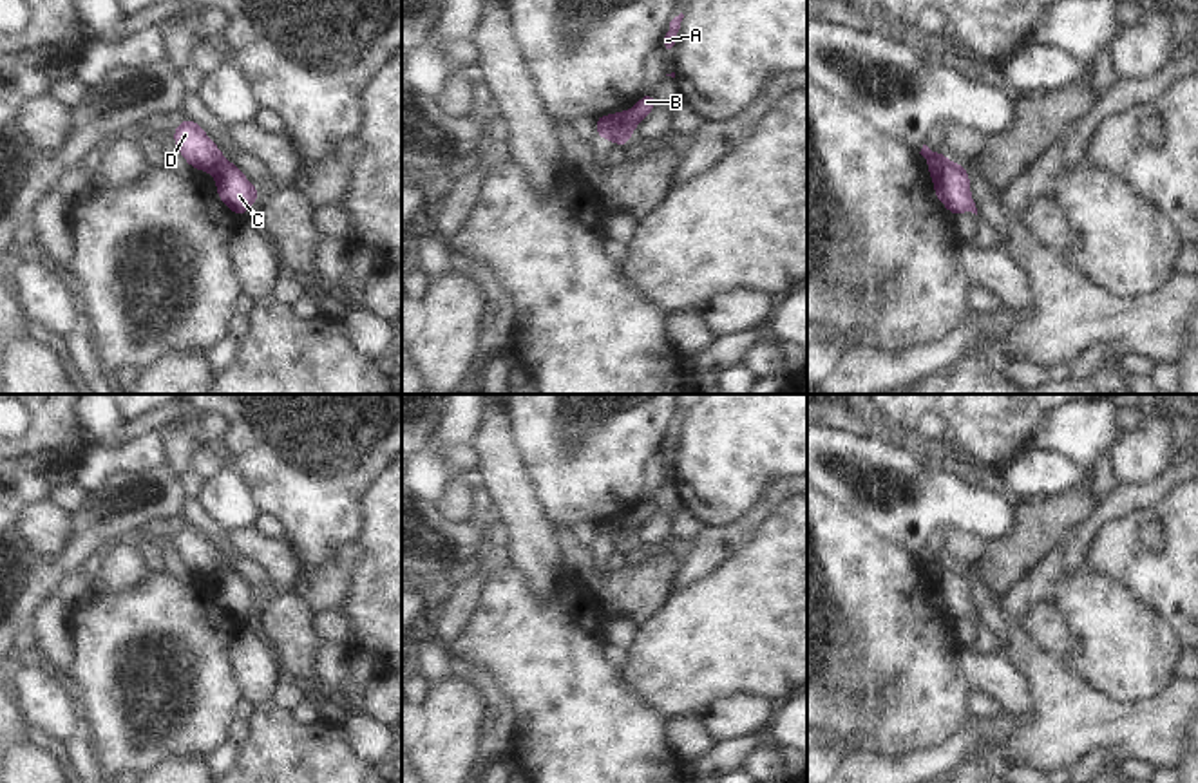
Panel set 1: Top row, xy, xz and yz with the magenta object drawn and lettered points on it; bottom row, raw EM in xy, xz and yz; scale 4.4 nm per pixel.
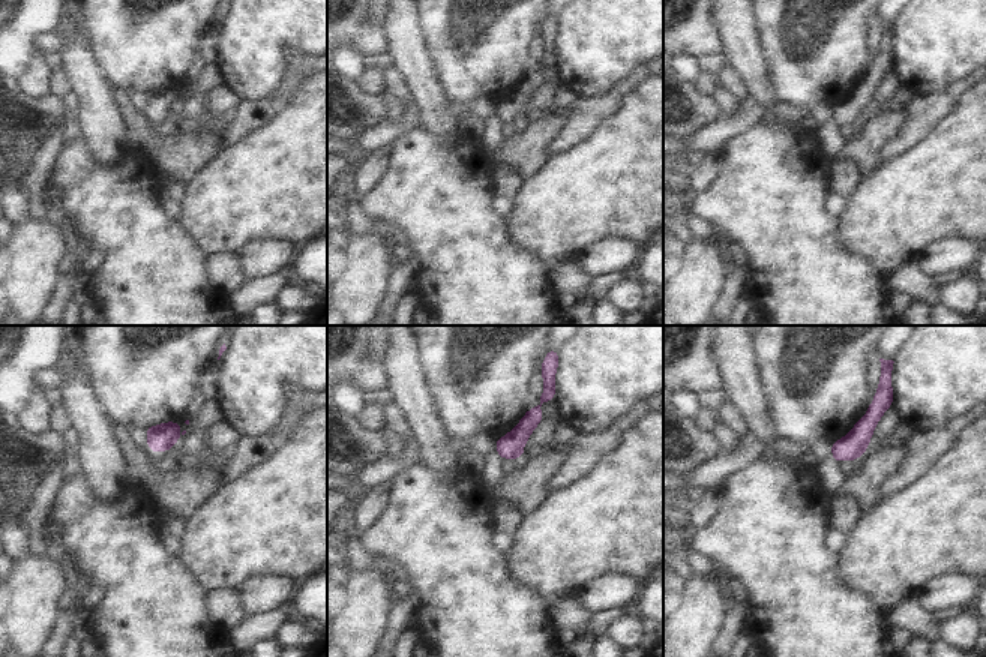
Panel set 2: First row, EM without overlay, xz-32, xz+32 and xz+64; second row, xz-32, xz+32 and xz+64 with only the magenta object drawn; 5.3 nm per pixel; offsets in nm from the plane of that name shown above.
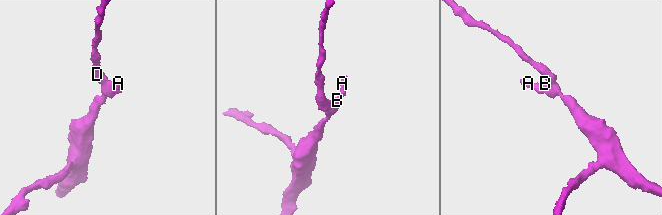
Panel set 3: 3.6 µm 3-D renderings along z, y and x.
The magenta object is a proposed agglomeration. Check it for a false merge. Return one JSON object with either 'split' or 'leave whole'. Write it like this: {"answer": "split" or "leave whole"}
{"answer": "split"}

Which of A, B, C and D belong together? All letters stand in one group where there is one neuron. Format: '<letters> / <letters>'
A B C / D

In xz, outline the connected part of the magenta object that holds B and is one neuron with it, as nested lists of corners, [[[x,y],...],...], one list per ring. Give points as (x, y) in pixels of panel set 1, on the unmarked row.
[[[644,499],[632,514],[624,517],[624,528],[610,535],[608,544],[613,550],[626,552],[635,532],[655,514],[655,499]]]

